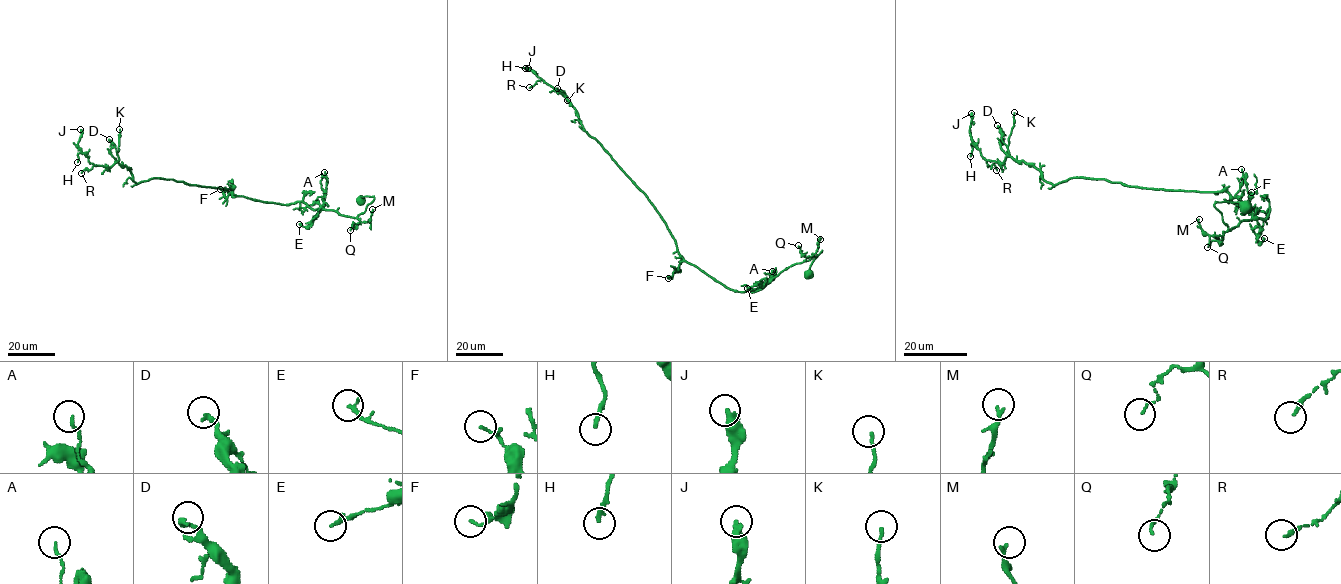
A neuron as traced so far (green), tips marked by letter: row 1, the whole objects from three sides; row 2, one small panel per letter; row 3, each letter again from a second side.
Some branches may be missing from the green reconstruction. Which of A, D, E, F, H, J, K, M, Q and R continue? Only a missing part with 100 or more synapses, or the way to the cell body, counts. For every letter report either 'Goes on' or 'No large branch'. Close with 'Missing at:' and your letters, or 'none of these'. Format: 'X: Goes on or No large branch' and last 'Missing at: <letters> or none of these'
A: No large branch
D: No large branch
E: No large branch
F: No large branch
H: No large branch
J: No large branch
K: No large branch
M: No large branch
Q: No large branch
R: No large branch
Missing at: none of these

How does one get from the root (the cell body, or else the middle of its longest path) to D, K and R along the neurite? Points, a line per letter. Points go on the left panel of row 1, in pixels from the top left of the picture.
D: (359, 199), (374, 198), (353, 218), (302, 202), (234, 196), (233, 188), (159, 178), (137, 183), (109, 139)
K: (359, 199), (374, 198), (353, 218), (234, 196), (233, 188), (137, 183), (118, 162), (119, 129)
R: (359, 199), (374, 198), (353, 218), (234, 196), (233, 188), (137, 183), (118, 162), (81, 173)

